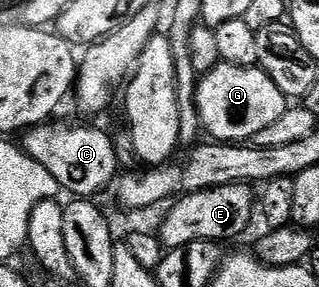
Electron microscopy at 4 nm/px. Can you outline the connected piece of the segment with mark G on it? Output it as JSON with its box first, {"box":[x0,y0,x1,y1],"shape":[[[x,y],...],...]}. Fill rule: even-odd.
{"box":[197,62,288,144],"shape":[[[219,62],[207,75],[197,80],[197,105],[201,130],[211,140],[241,144],[253,140],[260,129],[280,121],[288,106],[286,94],[261,67],[237,67]]]}

